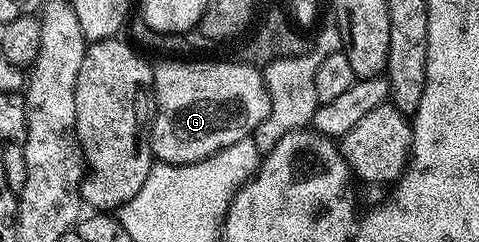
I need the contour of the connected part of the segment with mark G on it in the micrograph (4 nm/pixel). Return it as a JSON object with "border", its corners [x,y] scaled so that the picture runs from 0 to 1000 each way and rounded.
{"border":[[[497,260],[340,264],[322,285],[324,500],[311,591],[326,665],[409,678],[545,521],[566,450],[549,302],[530,264]]]}

